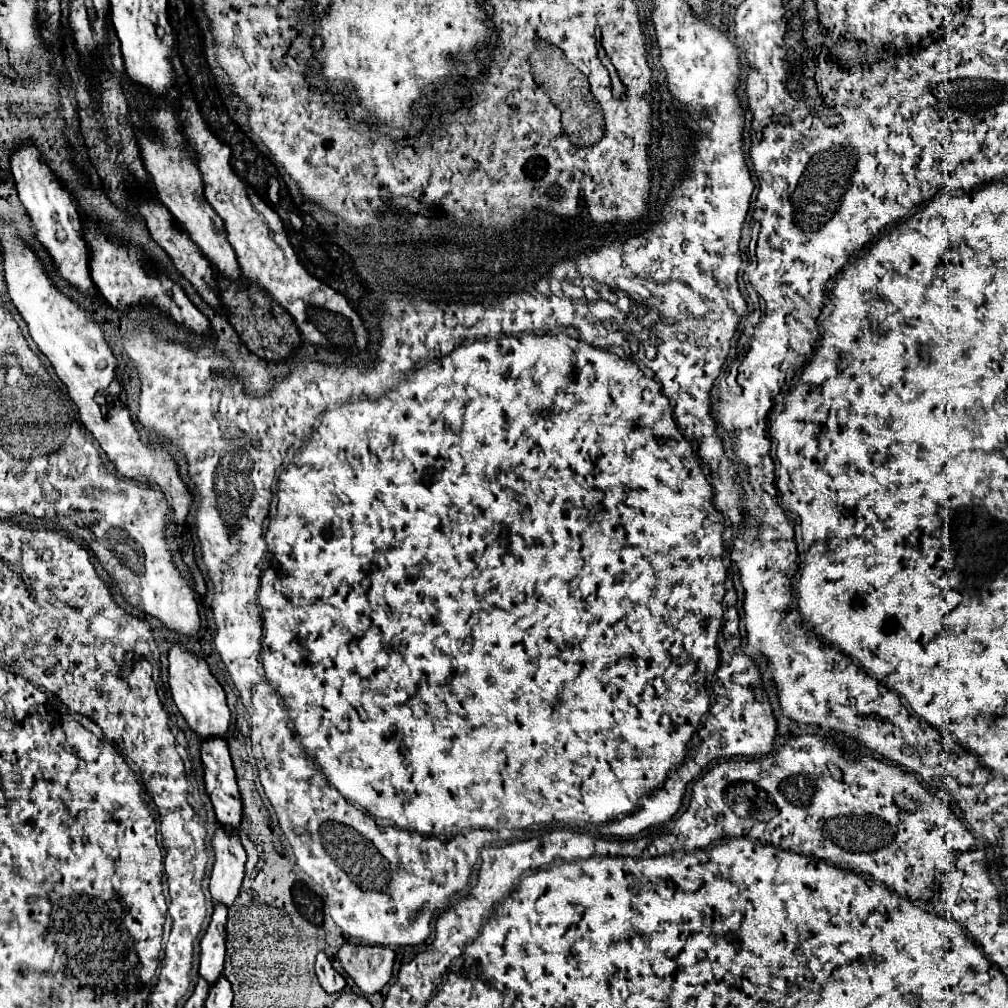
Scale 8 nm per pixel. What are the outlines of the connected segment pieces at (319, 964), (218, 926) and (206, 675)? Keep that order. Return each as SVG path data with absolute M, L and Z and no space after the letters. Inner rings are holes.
M318 952L318 956L316 956L316 978L318 978L320 986L330 994L338 994L346 986L344 978L334 970L332 962L328 960L328 956L324 952Z
M216 904L210 926L200 940L200 976L214 984L222 976L226 954L226 906Z
M172 644L168 648L168 662L170 662L170 690L172 698L186 718L190 728L200 734L200 738L210 736L226 736L230 724L230 710L226 706L226 694L220 682L212 676L206 660L196 656L194 652L186 650L182 644Z

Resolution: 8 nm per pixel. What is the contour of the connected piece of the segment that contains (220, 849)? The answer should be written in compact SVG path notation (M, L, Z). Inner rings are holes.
M216 824L212 850L214 850L214 868L210 876L210 894L214 902L230 906L240 894L240 884L244 880L246 852L238 840L236 830L226 832L222 824Z

